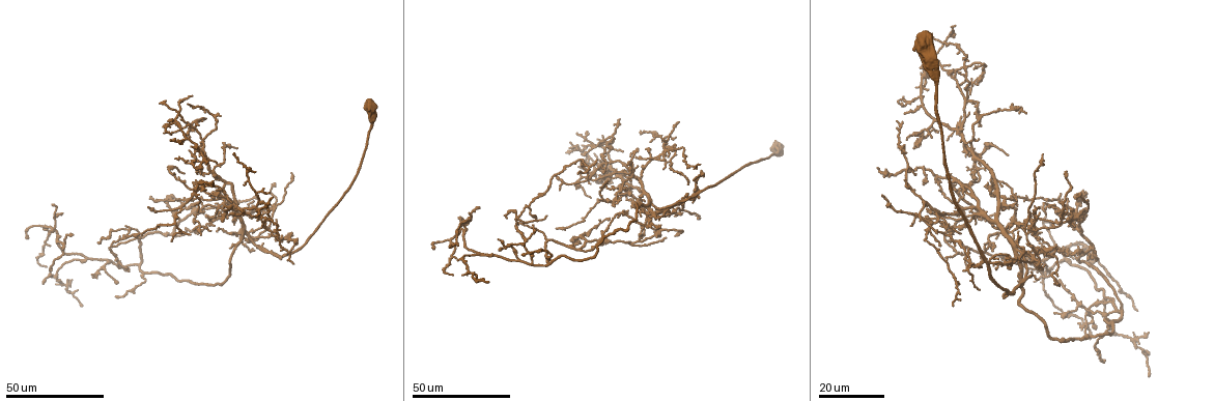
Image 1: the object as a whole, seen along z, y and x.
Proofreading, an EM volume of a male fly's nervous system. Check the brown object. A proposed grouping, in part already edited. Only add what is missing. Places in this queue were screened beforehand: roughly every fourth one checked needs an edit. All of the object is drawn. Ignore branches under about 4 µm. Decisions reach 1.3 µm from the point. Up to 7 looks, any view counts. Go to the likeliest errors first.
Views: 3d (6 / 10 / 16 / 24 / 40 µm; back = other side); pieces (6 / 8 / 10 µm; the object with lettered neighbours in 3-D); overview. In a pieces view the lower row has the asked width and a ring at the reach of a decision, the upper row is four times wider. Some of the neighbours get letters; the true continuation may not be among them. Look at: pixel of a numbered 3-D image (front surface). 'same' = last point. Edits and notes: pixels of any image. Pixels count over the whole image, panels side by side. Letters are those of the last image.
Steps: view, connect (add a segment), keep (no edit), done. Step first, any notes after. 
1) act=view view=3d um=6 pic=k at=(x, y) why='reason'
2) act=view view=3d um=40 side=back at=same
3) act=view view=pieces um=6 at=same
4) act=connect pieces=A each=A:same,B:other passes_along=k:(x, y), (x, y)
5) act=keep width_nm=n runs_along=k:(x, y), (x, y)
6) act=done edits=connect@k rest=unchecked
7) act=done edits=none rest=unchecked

act=view view=3d um=40 pic=1 at=(1109, 276) why='free end'

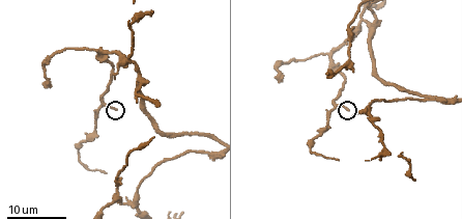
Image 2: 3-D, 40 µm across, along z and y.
act=view view=3d um=10 pic=2 at=(346, 109)

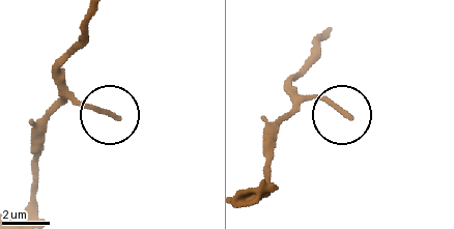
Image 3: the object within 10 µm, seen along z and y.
act=view view=pieces um=6 pic=3 at=(116, 117)

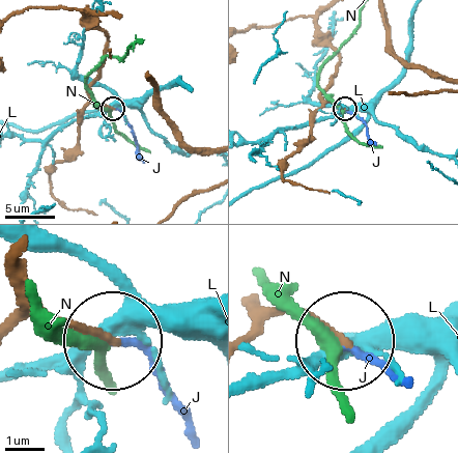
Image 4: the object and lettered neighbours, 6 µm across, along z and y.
act=connect pieces=J each=J:same,L:other,N:other passes_along=4:(320, 93), (353, 114), (366, 126), (369, 142), (376, 143) found='the neuron continues'

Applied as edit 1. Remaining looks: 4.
act=view view=overview

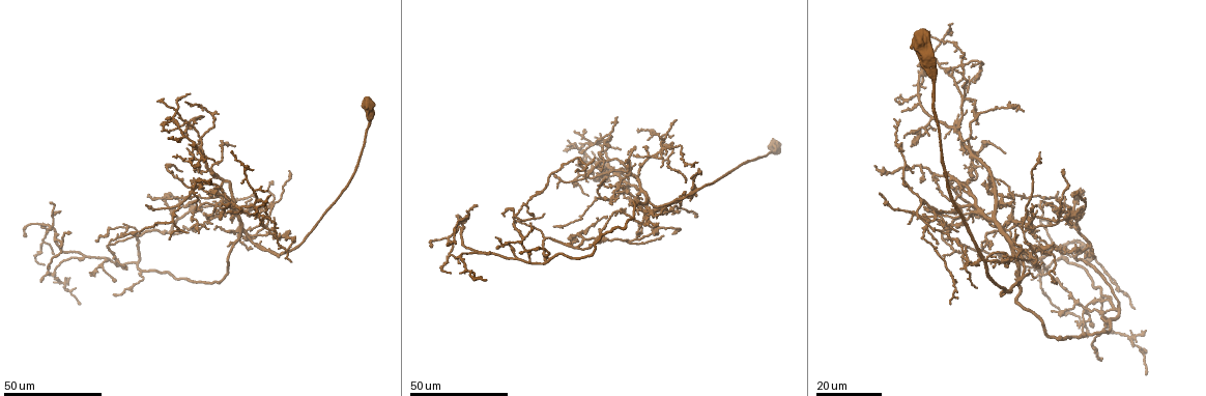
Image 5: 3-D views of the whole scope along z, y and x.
act=view view=3d um=24 pic=5 at=(60, 213) why='branch stops here'

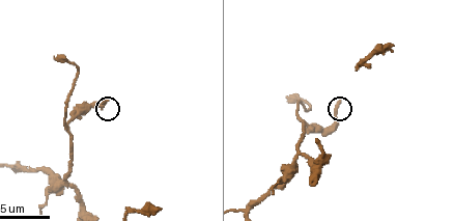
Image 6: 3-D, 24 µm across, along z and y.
act=view view=pieces um=6 pic=6 at=(338, 102)

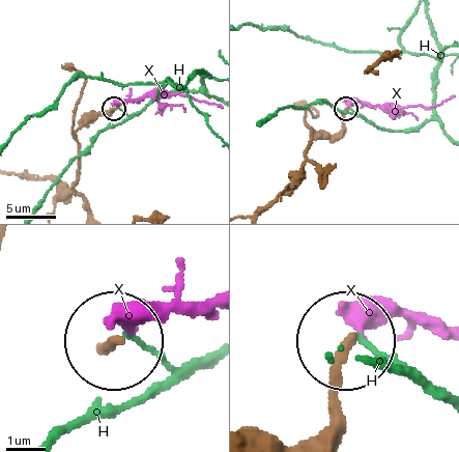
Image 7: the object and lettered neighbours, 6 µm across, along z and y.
act=keep each=H:other,X:other found='none of them fits'

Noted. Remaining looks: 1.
act=done edits=connect@4 rest=unchecked

